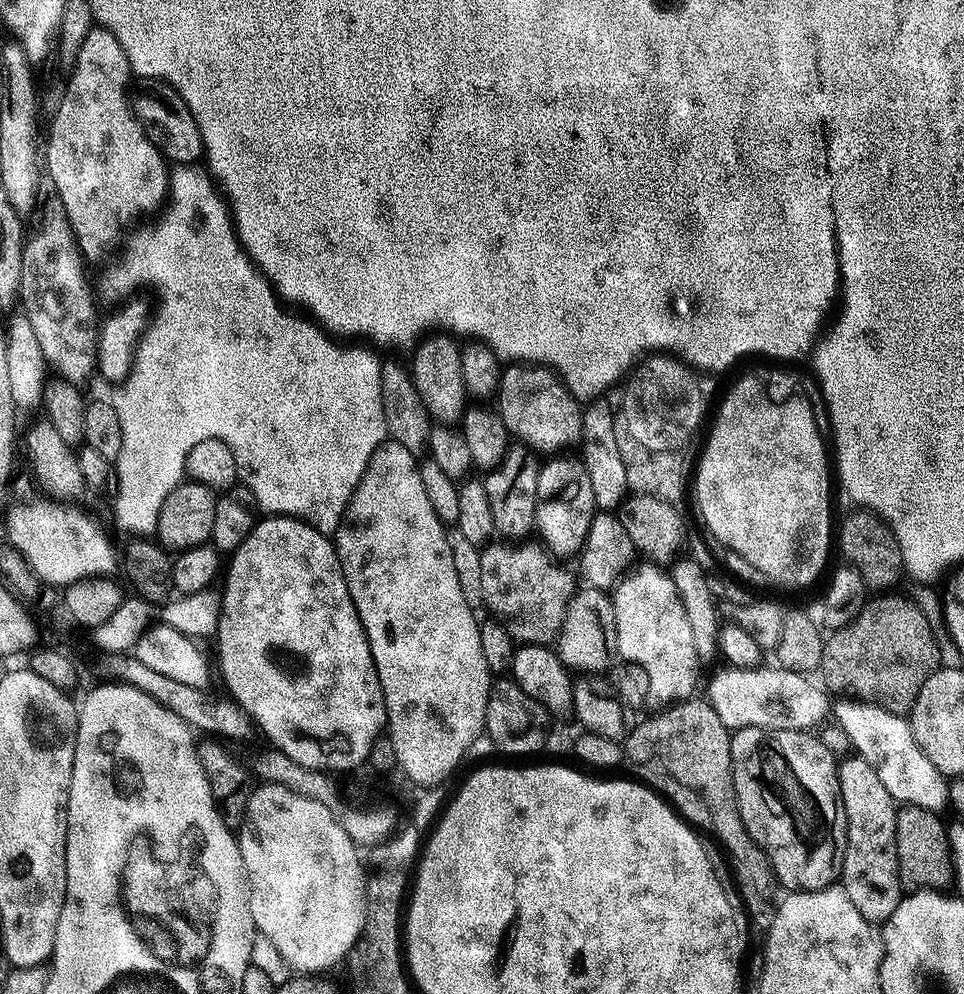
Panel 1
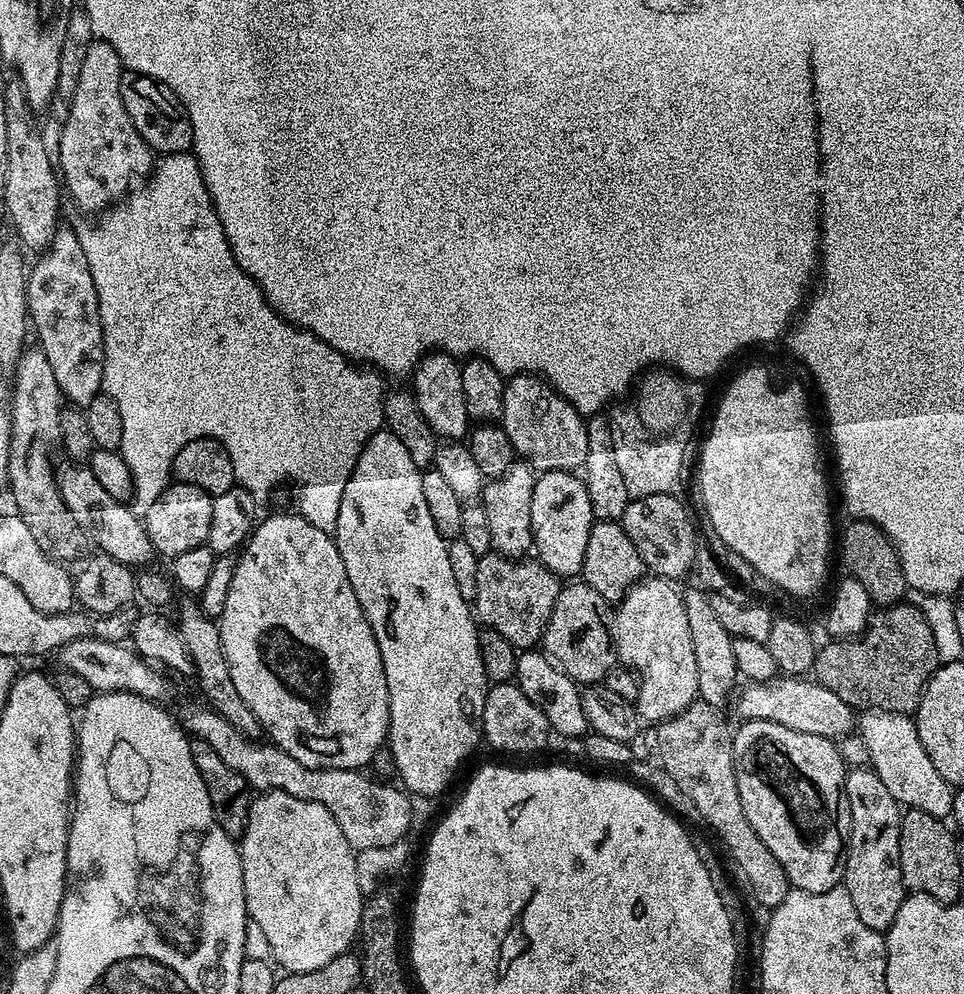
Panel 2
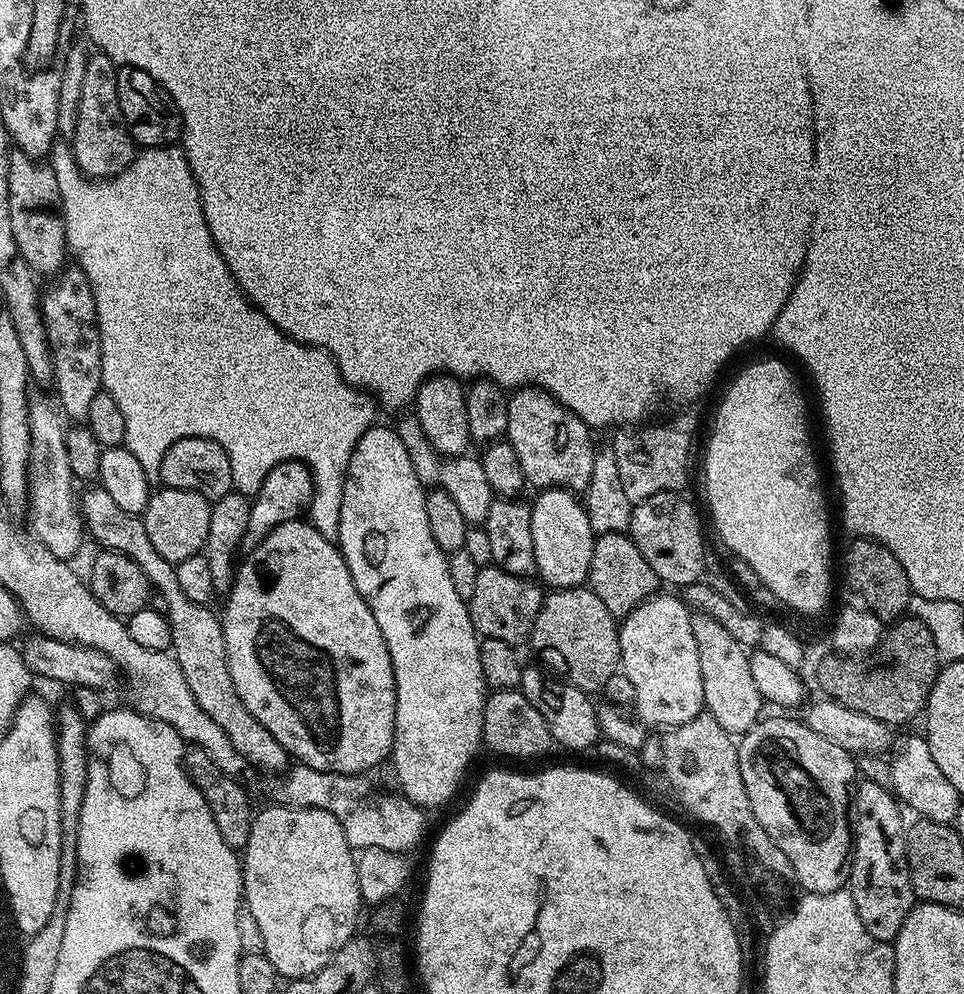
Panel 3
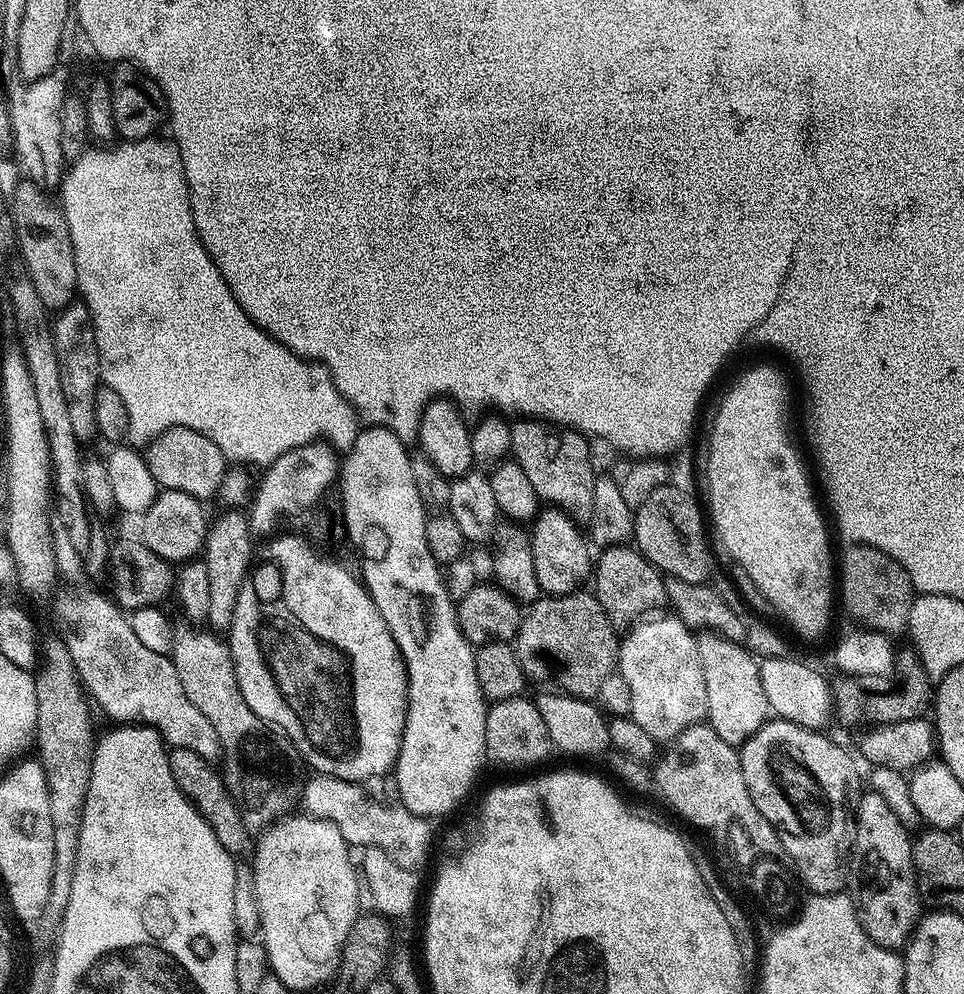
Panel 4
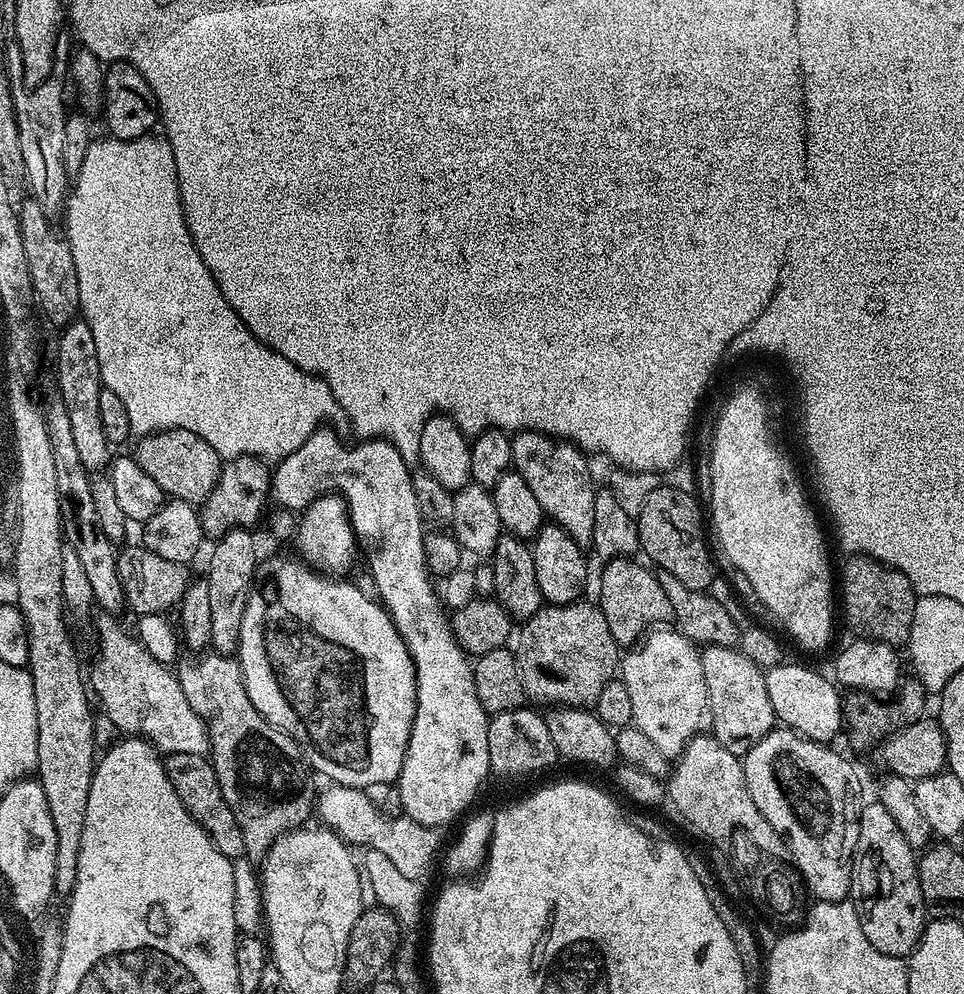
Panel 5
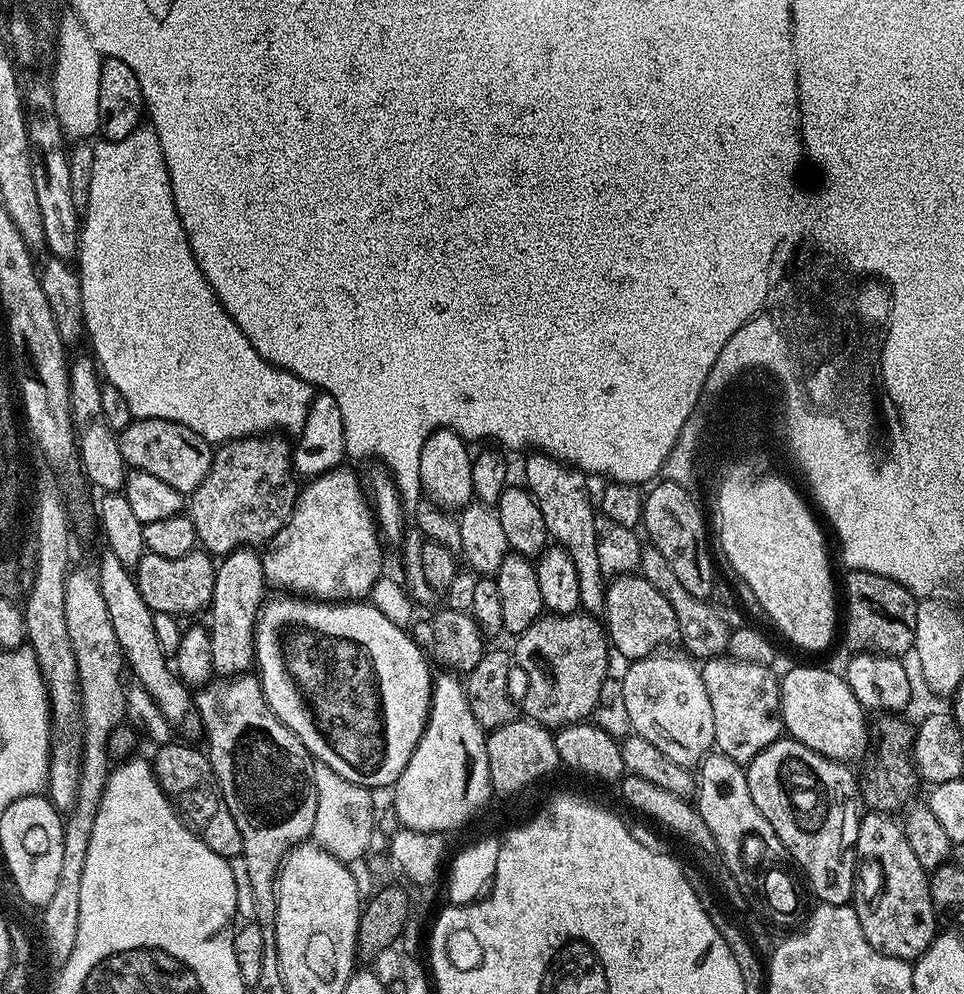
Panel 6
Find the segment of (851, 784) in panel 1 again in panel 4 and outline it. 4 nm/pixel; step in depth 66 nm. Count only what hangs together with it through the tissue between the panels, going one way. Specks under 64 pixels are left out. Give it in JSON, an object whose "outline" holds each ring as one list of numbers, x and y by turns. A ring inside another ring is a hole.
{"outline":[[871,790,860,800,860,805,854,808,854,839,850,844,850,880,852,889,850,895,856,904,856,913,862,922,862,930,878,946,900,950,907,945,911,935,916,930,916,925,922,919,920,900,922,893,916,885,916,868,912,865,913,837,908,836,909,829,890,810,890,805,882,799,882,794]]}

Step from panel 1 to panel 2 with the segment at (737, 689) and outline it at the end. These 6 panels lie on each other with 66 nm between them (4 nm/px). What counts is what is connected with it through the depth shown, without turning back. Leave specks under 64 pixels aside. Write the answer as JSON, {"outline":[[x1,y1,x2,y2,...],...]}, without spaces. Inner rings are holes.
{"outline":[[773,678,767,682,752,682,747,686,749,688,739,689,740,701,736,704,744,720,778,722,778,726,790,726,790,730,798,730,802,734,818,734,831,741,853,731,853,709,842,702,842,698,834,694,834,690,826,690,826,686,811,679]]}

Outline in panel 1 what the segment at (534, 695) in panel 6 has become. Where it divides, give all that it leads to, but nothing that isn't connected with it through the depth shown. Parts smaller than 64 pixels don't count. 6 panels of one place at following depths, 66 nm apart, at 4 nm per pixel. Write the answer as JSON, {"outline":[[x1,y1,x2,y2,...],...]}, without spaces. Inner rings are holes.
{"outline":[[581,587,568,603,566,618,562,622,562,630,555,641,554,648,564,667,580,674,604,674,614,663,616,647,616,615,611,595,599,588]]}

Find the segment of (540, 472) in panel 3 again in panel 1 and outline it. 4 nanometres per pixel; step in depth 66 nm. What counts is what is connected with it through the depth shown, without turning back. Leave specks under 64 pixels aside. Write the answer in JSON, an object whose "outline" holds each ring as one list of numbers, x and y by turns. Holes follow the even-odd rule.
{"outline":[[507,365,501,373,497,402,497,411,509,435,538,454,558,454,580,441,583,407,552,369,537,365]]}

